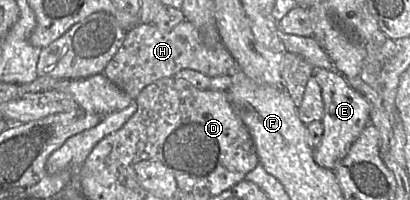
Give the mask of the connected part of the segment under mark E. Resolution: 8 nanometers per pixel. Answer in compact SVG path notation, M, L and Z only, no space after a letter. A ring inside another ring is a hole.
M315 69L314 79L322 92L324 116L321 122L324 133L320 144L313 149L313 158L320 167L334 170L363 129L370 124L371 107L367 98L355 90L345 76L334 69Z

